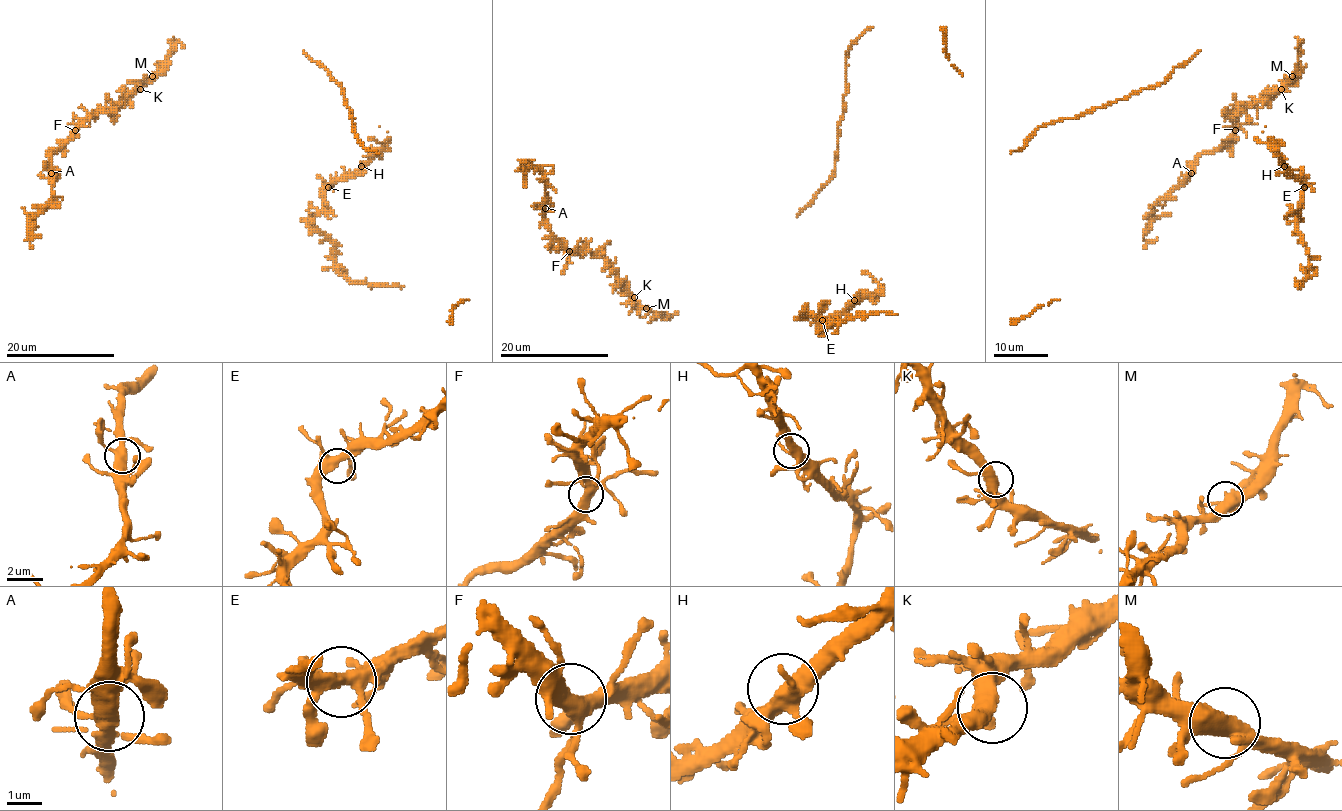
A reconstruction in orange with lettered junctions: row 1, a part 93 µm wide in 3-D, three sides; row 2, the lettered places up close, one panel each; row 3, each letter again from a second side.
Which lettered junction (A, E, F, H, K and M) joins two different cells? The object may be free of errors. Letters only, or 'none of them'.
none of them

